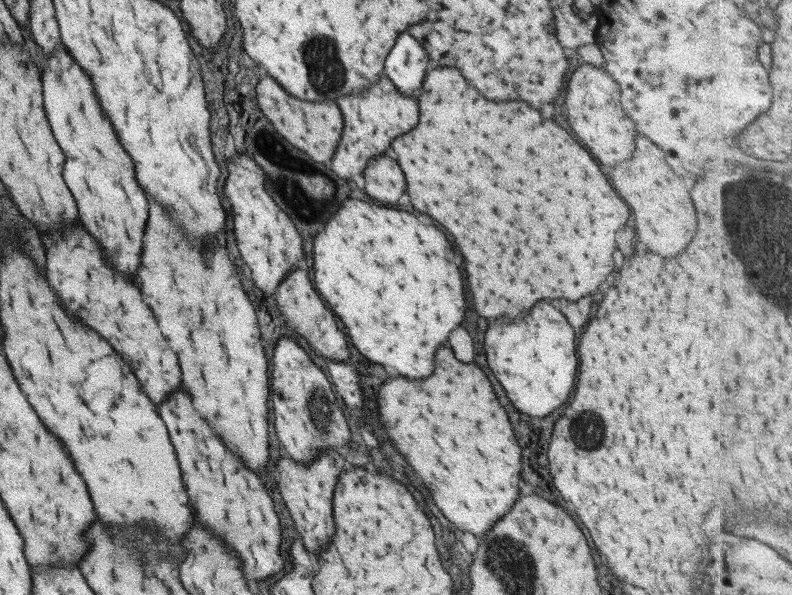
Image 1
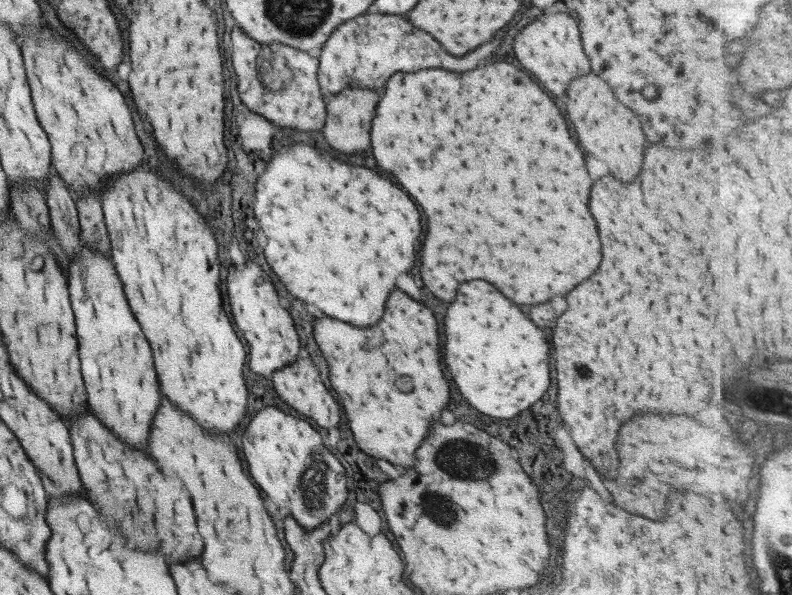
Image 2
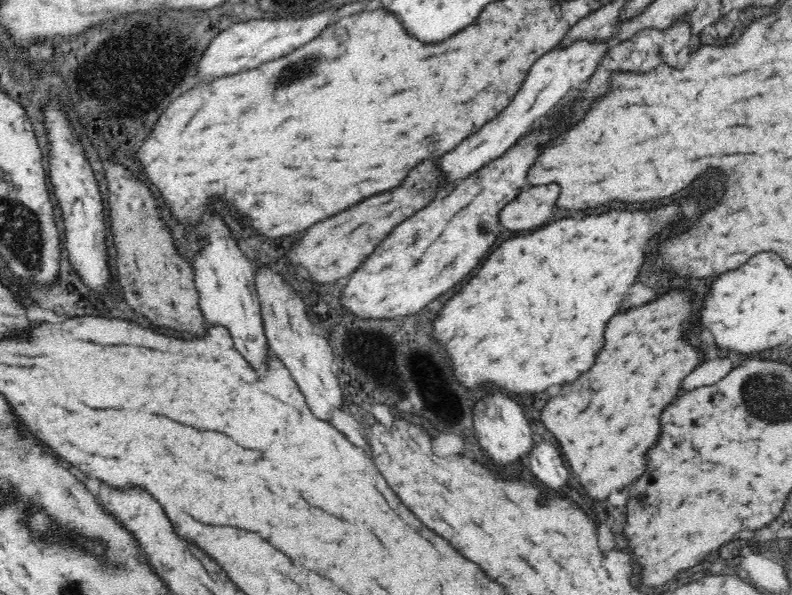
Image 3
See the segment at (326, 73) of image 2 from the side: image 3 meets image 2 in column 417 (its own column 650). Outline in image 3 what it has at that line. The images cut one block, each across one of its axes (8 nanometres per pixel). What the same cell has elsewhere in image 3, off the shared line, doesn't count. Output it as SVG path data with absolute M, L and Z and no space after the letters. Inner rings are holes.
M680 24L668 32L658 32L658 30L642 30L638 32L632 40L628 42L622 42L614 48L610 48L604 56L604 60L600 59L600 64L594 72L594 76L590 78L590 84L588 84L588 90L586 90L586 98L592 98L592 96L600 96L604 94L606 90L606 84L610 80L610 72L648 72L652 70L654 66L658 64L670 64L670 66L676 66L678 60L672 60L678 56L678 52L690 44L690 28L688 24ZM654 58L666 58L666 60L654 60Z

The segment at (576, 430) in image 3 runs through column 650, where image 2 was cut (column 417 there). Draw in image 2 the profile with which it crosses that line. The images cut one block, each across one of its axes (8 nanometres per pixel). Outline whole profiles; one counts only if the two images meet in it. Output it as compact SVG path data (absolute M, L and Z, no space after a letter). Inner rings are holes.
M395 288L387 296L383 318L371 328L355 328L331 318L313 318L313 340L325 356L329 382L341 396L347 426L359 444L357 448L389 464L413 466L415 458L411 452L427 434L427 424L437 420L439 410L449 402L441 354L437 352L437 322L431 310ZM399 376L413 378L413 392L397 392L393 382Z

